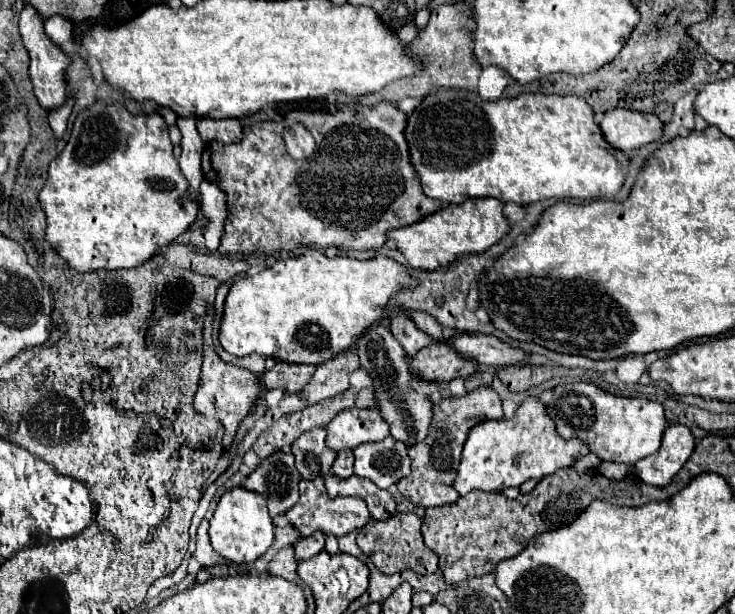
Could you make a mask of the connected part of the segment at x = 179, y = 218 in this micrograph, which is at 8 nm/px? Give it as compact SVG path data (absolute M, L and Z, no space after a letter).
M95 102L95 104L87 106L83 112L77 114L67 146L63 148L63 152L49 166L49 178L47 178L47 184L43 186L43 190L39 194L39 202L41 202L41 206L43 206L45 214L47 214L45 240L49 244L53 244L53 248L61 254L61 258L65 258L65 262L69 262L69 266L73 266L77 272L133 268L133 266L139 266L139 264L151 260L159 252L161 246L171 244L179 234L183 234L195 222L197 210L199 210L199 196L191 196L189 194L189 182L181 174L179 162L173 156L173 144L169 140L167 124L165 124L163 116L159 112L153 112L153 114L131 114L119 102L117 104L101 104L101 102Z

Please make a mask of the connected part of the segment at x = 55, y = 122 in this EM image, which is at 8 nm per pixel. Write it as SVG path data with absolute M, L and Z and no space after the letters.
M67 98L61 108L55 108L55 110L49 112L49 124L51 124L51 128L53 128L55 138L59 138L59 140L63 138L63 134L65 134L65 130L67 130L67 118L69 118L69 114L71 114L73 104L75 104L75 100L73 100L73 98Z

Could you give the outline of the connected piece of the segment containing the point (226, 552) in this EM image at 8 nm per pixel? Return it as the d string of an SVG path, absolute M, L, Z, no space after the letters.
M245 488L227 490L221 496L221 500L215 508L215 514L211 518L209 536L211 536L211 544L213 544L215 552L221 554L223 558L237 562L237 564L255 562L273 544L273 522L267 512L265 500Z

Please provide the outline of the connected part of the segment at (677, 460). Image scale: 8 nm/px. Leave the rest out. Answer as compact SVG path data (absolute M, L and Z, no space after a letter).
M683 424L667 426L661 438L661 448L651 456L641 458L635 464L635 472L645 484L667 486L671 478L687 462L693 448L695 448L695 438L687 426Z

